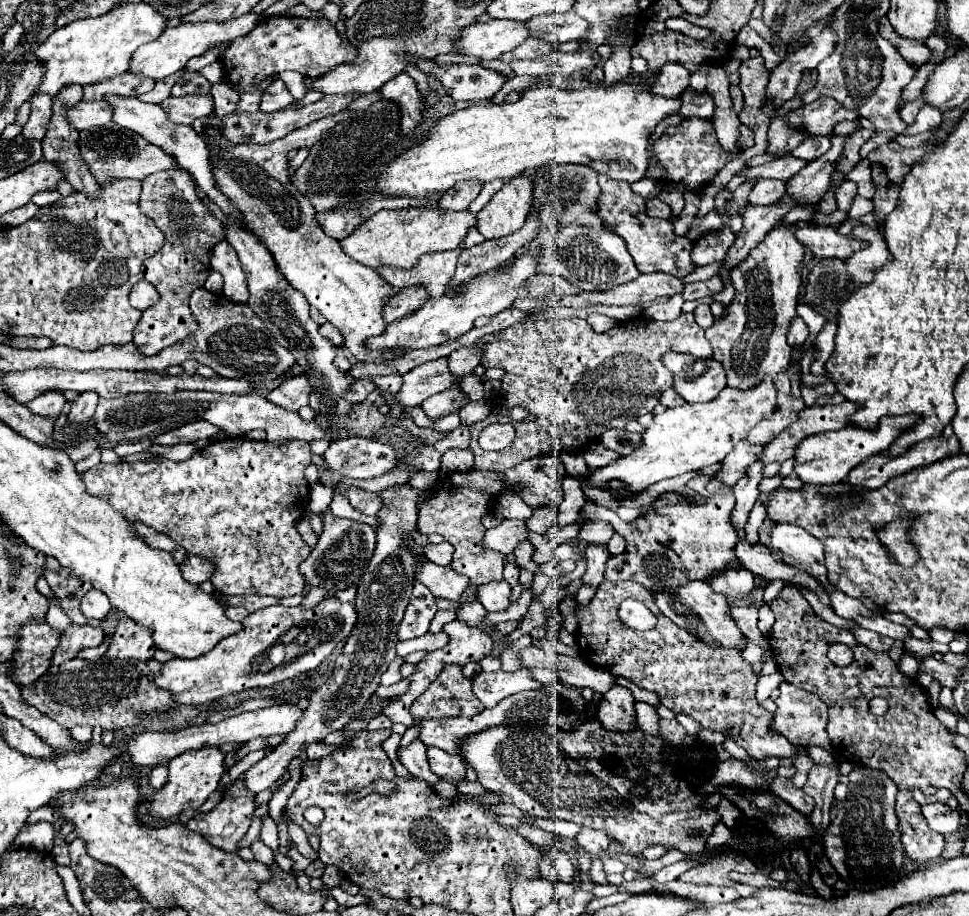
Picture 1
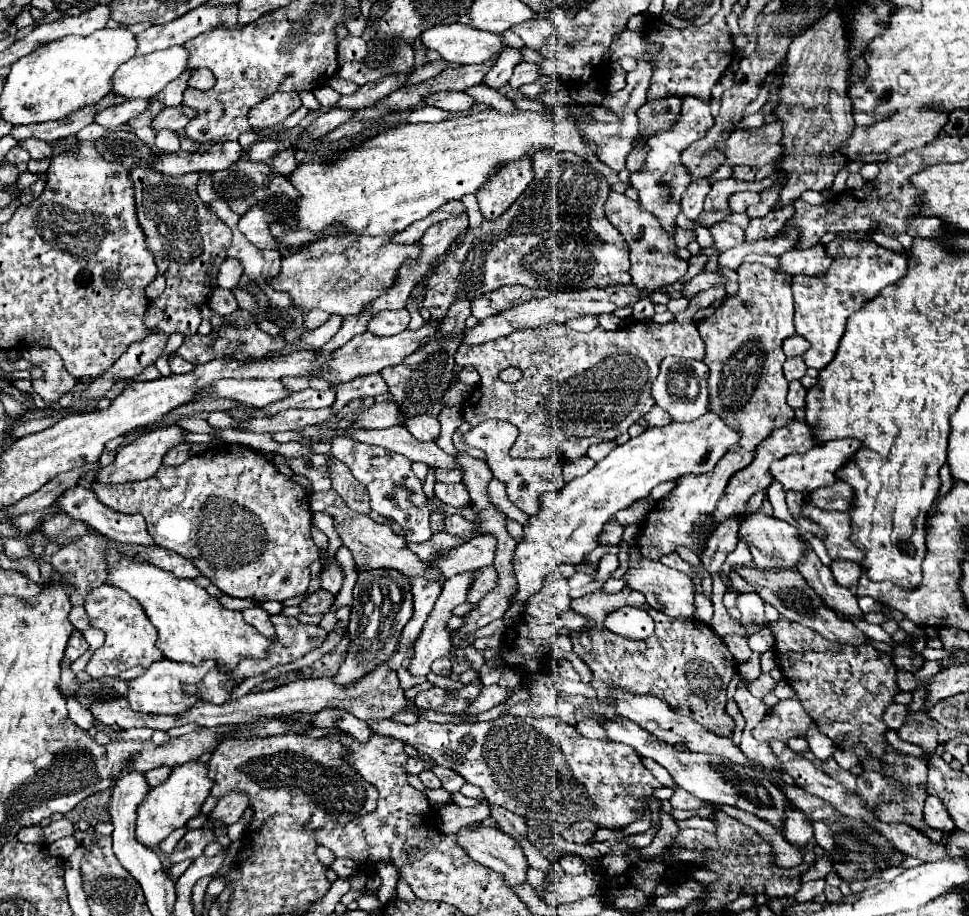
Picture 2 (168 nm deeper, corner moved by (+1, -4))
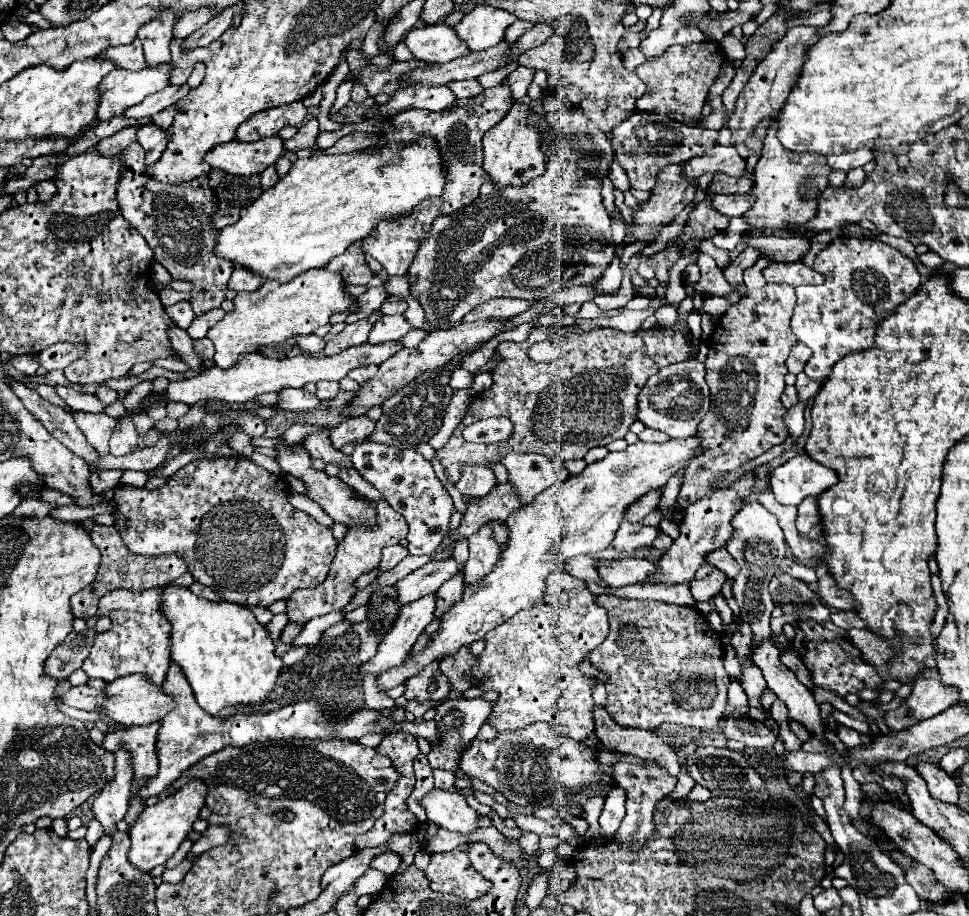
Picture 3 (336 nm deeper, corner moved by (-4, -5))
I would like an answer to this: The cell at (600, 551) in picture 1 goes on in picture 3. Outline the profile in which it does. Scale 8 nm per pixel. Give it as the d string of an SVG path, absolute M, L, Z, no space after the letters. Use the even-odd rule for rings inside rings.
M651 490L647 496L643 496L643 500L637 500L637 504L631 504L631 508L627 508L625 512L625 520L629 520L631 524L641 522L647 514L651 514L661 498L663 490Z

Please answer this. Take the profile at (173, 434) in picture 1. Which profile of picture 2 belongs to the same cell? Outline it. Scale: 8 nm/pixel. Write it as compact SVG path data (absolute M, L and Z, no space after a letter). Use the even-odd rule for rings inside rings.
M170 425L170 427L160 427L160 429L152 429L152 431L146 431L146 433L138 435L132 443L118 449L116 461L112 465L100 469L94 481L98 481L98 483L128 483L128 481L148 479L150 475L154 475L154 471L158 471L164 453L168 449L184 443L184 433L186 431L180 429L178 425Z

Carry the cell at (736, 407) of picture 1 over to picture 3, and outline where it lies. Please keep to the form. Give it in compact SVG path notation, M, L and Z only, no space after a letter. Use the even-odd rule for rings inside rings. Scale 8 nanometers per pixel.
M697 434L683 440L669 438L667 442L639 440L623 452L609 452L603 460L589 464L581 474L543 490L533 504L521 506L519 512L505 522L509 528L509 542L493 572L479 584L467 586L463 600L441 616L441 628L435 640L429 642L421 654L407 656L403 666L381 674L381 678L377 678L377 686L381 690L389 690L405 682L433 660L455 654L461 646L481 640L489 630L507 622L519 610L531 608L543 598L545 578L551 572L563 568L573 556L605 550L623 520L625 508L643 498L649 490L663 488L677 470L691 464L691 460L701 454L703 440Z

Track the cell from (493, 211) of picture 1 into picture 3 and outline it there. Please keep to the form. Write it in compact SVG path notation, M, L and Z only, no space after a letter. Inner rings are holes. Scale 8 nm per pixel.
M513 102L509 114L495 124L485 136L483 136L483 170L487 172L491 184L497 188L505 186L521 186L527 184L527 180L533 180L545 172L545 154L541 152L541 136L535 132L535 128L527 126L527 112L531 108L519 102Z

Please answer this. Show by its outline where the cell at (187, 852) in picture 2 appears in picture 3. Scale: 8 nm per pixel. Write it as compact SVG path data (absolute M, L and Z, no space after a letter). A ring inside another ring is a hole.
M185 858L181 864L177 864L177 866L173 866L173 868L167 868L161 878L163 878L165 882L173 882L173 884L175 884L175 882L179 882L179 880L191 870L191 866L193 866L193 860L191 860L191 858Z

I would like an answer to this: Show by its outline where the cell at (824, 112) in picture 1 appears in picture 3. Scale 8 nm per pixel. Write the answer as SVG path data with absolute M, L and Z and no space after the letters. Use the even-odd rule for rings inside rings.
M715 144L711 152L693 158L685 164L683 174L687 178L699 178L705 172L723 172L729 176L743 176L747 170L747 158L741 158L735 150L735 146L721 146Z

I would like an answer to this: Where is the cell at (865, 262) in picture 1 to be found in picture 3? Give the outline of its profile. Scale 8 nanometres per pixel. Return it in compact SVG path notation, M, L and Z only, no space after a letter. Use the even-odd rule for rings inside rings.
M851 236L835 238L817 254L813 268L825 276L825 282L813 288L797 288L791 330L799 342L813 350L805 364L805 374L813 380L825 380L831 374L833 364L845 354L873 346L873 334L879 320L893 314L899 304L915 294L921 276L915 262L899 250L879 240L859 240Z

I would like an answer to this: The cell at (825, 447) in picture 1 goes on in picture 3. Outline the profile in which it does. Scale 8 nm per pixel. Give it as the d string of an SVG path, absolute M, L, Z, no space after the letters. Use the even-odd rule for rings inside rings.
M805 452L777 466L771 474L771 492L777 502L797 506L805 496L819 496L837 482L835 470L811 460Z

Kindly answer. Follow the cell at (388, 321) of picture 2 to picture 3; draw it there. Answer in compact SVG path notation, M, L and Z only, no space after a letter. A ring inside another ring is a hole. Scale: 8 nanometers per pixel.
M383 316L369 334L371 344L381 344L381 342L397 342L401 340L407 332L411 330L411 324L407 322L405 316Z

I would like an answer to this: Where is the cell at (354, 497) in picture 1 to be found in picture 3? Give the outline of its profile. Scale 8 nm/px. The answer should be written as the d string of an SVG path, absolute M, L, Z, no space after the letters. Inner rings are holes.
M327 432L311 434L311 436L303 442L303 446L305 446L305 450L307 450L313 458L325 460L325 464L337 464L339 470L349 470L349 468L353 468L351 458L349 458L347 454L343 454L341 450L335 450L335 448L333 448L333 444L331 444Z

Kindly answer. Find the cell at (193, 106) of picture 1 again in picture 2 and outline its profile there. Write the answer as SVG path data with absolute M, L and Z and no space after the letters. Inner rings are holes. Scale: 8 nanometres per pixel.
M170 107L170 109L164 109L154 121L152 121L152 131L158 133L162 129L170 129L170 131L176 131L180 133L182 127L186 127L186 123L192 119L192 111L188 107Z

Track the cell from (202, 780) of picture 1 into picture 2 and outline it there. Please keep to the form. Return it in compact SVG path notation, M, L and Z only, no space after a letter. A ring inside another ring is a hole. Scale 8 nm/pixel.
M190 761L184 765L178 765L172 769L170 777L150 789L150 795L142 801L142 807L138 807L138 819L136 819L136 839L138 843L156 849L174 829L180 829L188 823L188 819L196 817L200 813L200 807L204 799L210 795L210 779L206 779L206 763Z

